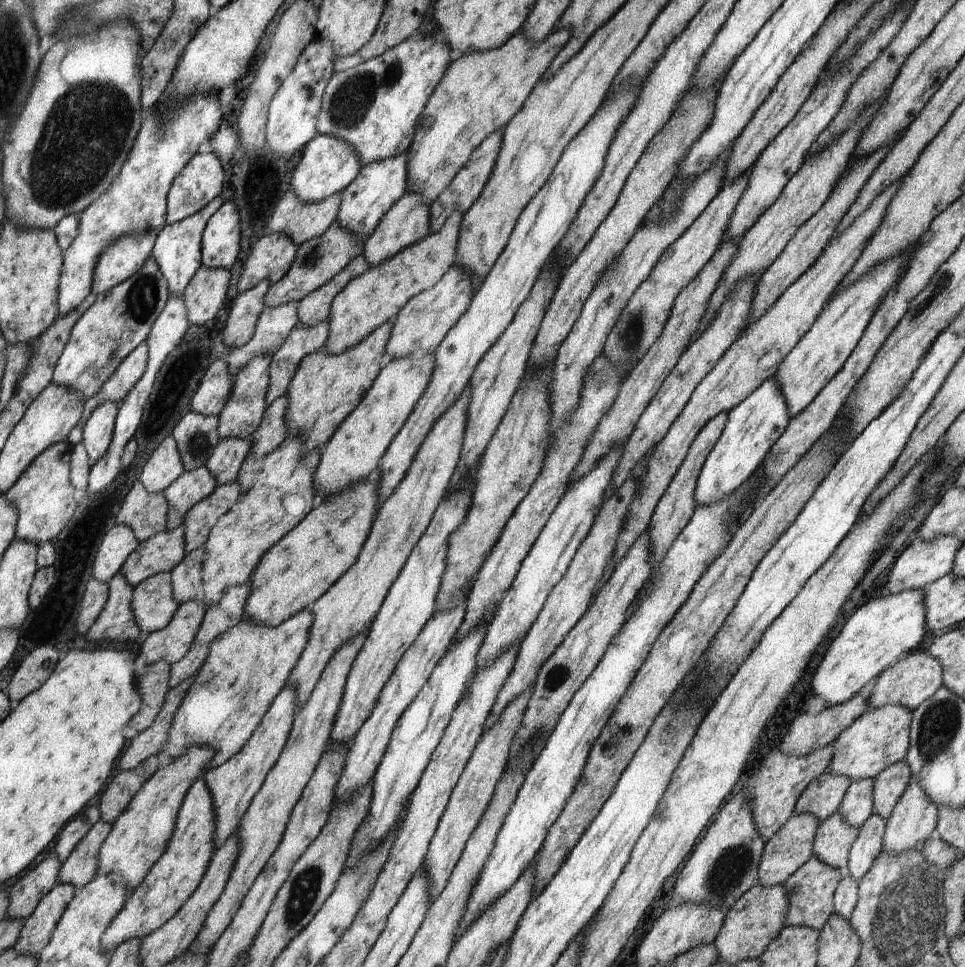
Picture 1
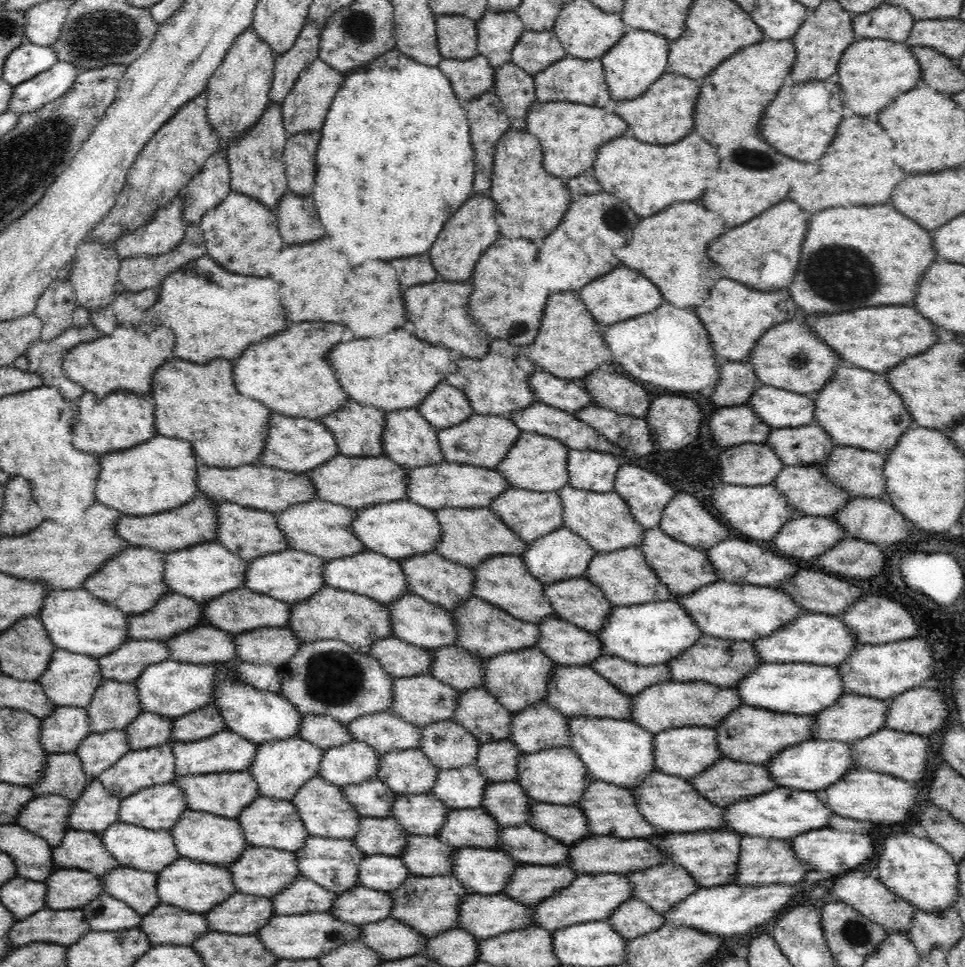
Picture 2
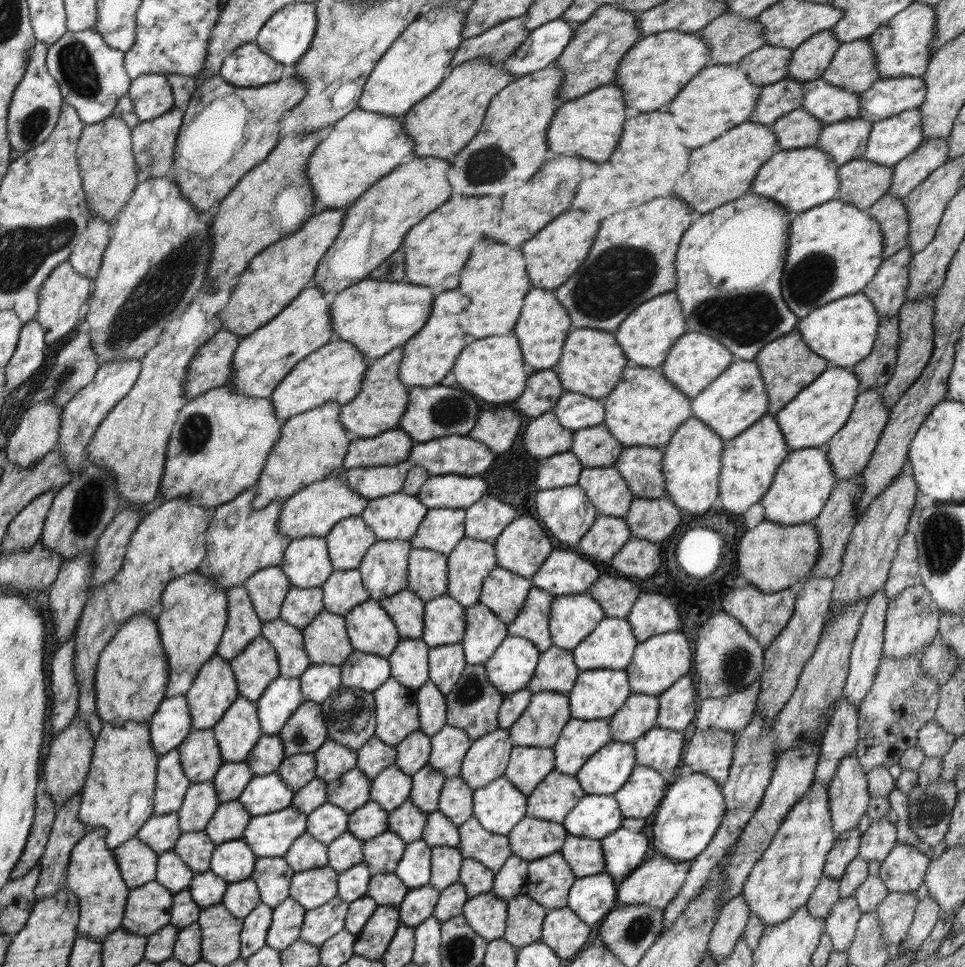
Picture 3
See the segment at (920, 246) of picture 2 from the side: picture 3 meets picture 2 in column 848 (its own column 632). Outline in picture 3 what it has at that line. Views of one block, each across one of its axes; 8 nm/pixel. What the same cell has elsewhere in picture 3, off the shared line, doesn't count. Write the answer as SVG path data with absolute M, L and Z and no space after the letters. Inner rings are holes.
M676 196L656 198L648 204L642 204L606 217L600 224L600 230L591 244L588 256L577 271L553 291L554 296L568 311L573 329L594 328L613 332L618 325L637 306L647 300L673 291L676 288L676 251L682 235L698 216L684 201Z

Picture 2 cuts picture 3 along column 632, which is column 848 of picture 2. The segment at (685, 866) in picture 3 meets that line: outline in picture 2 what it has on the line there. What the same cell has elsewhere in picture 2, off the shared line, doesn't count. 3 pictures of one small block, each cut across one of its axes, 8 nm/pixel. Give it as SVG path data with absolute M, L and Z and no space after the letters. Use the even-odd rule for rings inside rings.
M852 869L837 876L831 884L834 897L849 904L856 912L882 925L887 931L904 931L908 934L915 913L915 907L894 894L882 881L866 874L864 870Z

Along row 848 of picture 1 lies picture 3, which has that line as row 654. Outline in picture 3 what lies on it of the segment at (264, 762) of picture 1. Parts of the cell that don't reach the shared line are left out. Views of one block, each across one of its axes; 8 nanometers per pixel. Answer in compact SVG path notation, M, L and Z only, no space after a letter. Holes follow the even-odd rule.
M219 654L212 655L198 671L198 676L185 695L194 729L211 729L224 716L227 708L239 696L236 674L231 670L228 660L224 660Z

